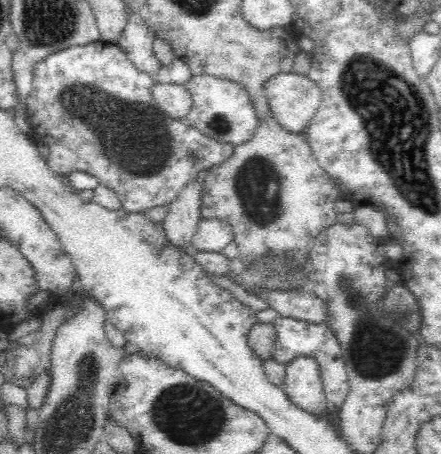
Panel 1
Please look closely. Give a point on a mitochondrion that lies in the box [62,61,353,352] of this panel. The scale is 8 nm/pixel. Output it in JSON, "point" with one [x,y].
{"point":[256,183]}

